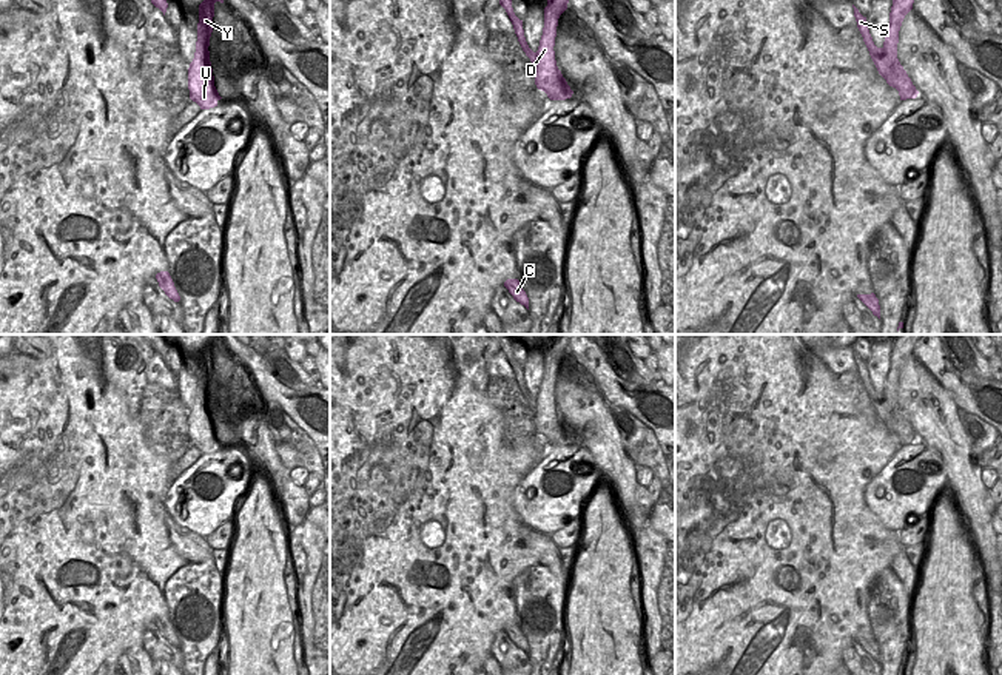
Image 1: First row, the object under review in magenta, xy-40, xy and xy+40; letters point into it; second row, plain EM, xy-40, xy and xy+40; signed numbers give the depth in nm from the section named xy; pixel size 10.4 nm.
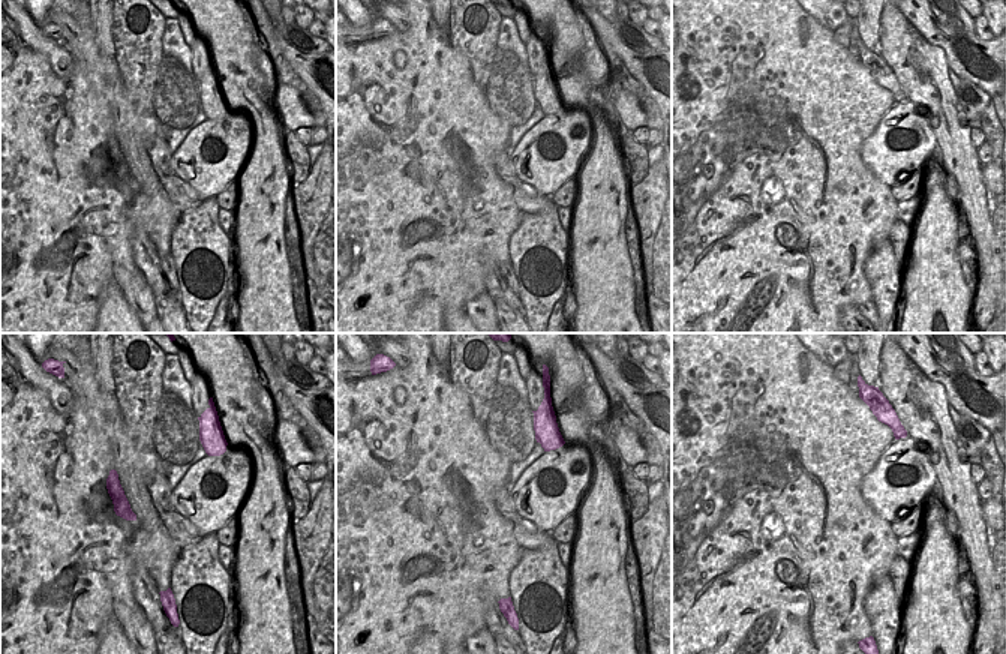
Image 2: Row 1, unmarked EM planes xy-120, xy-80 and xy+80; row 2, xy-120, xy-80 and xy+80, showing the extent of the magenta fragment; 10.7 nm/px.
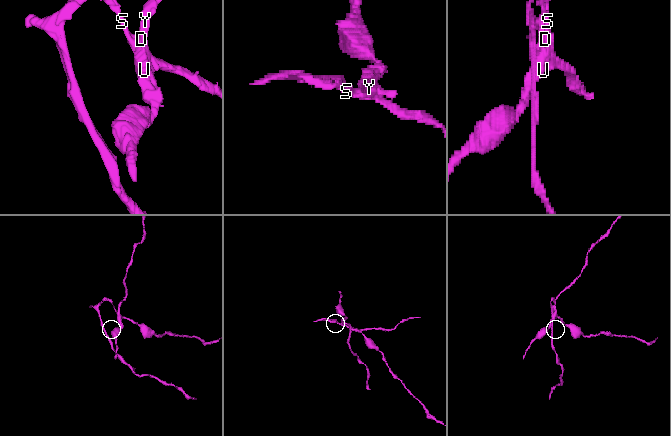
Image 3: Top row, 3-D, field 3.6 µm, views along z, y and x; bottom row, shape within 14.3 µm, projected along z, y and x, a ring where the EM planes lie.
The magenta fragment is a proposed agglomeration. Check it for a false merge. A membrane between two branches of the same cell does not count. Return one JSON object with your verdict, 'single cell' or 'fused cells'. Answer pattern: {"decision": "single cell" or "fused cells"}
{"decision": "fused cells"}

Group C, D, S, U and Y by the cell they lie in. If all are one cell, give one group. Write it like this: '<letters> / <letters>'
C S / D U Y

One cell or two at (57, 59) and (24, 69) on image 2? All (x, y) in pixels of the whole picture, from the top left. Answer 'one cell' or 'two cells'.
two cells

